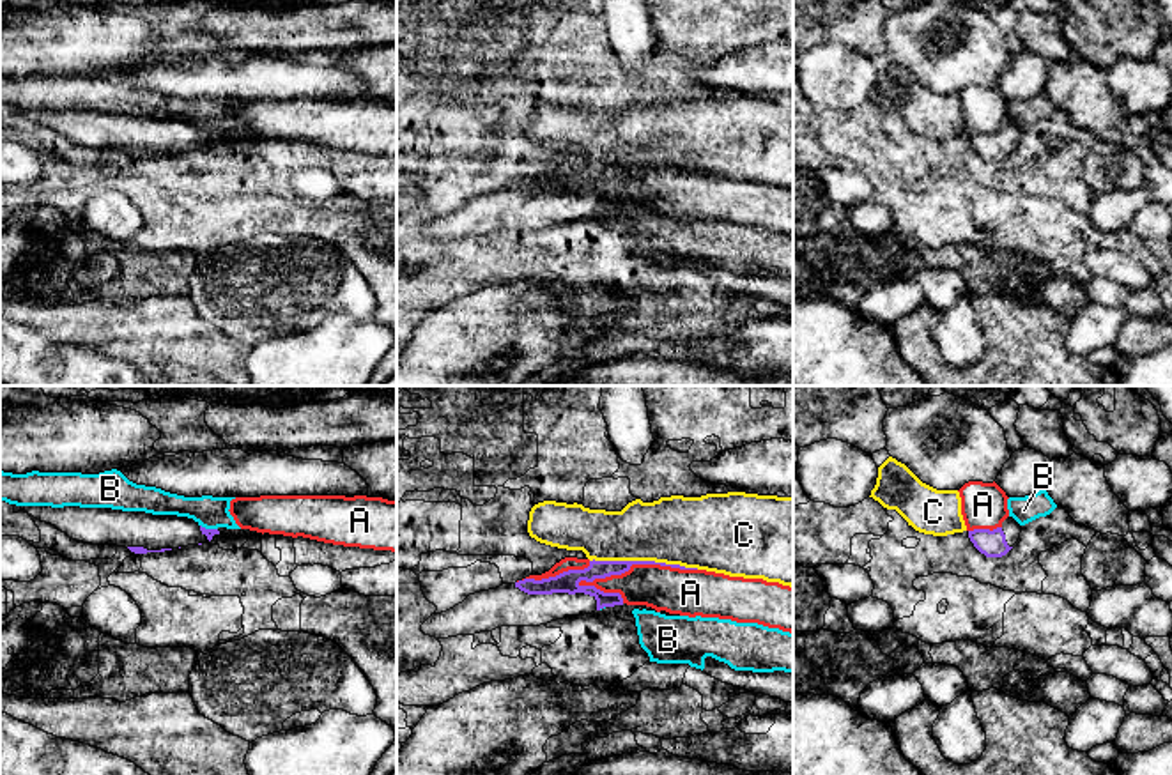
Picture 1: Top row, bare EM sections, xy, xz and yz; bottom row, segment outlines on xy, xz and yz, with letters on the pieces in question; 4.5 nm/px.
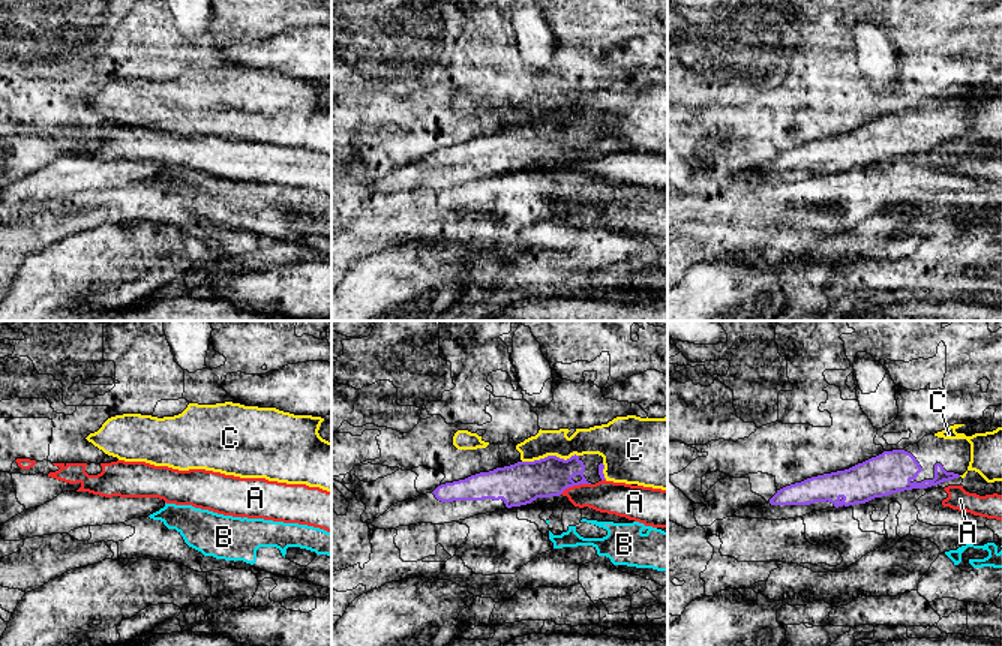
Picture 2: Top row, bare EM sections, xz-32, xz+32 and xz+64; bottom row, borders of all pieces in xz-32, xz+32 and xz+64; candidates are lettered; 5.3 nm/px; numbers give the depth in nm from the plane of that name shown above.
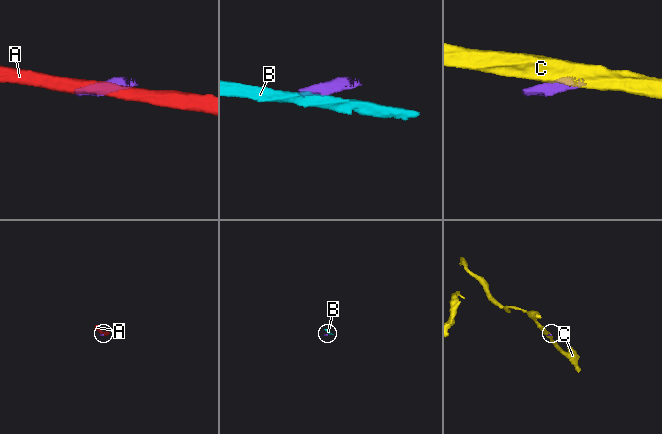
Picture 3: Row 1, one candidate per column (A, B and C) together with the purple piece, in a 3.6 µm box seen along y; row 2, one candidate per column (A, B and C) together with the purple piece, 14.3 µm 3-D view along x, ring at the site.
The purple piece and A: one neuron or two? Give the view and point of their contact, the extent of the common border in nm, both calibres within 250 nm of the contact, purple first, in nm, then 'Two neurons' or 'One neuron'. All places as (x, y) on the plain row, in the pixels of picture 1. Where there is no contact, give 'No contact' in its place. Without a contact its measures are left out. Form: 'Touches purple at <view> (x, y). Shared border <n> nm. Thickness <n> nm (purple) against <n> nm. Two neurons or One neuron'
Touches purple at xz (636, 167). Shared border 550 nm. Thickness 80 nm (purple) against 200 nm. Two neurons

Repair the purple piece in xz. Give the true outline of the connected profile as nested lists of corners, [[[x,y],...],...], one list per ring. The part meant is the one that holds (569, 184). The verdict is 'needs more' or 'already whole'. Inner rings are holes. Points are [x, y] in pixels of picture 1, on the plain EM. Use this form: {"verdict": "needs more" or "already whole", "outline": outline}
{"verdict": "needs more", "outline": [[[593,163],[590,165],[590,170],[584,173],[568,173],[556,180],[549,180],[542,184],[524,182],[515,188],[503,188],[496,193],[469,198],[462,207],[455,209],[453,212],[441,218],[432,218],[421,228],[421,235],[436,242],[448,242],[448,241],[457,241],[457,239],[474,239],[480,235],[492,235],[501,230],[540,230],[540,228],[547,228],[551,225],[563,223],[563,221],[591,218],[604,211],[623,209],[623,202],[620,196],[604,196],[597,193],[591,186],[595,182],[621,179],[628,175],[632,168],[660,168],[660,170],[671,170],[671,172],[680,172],[680,173],[698,173],[698,172],[685,172],[680,168],[655,166],[655,165],[595,165]]]}

